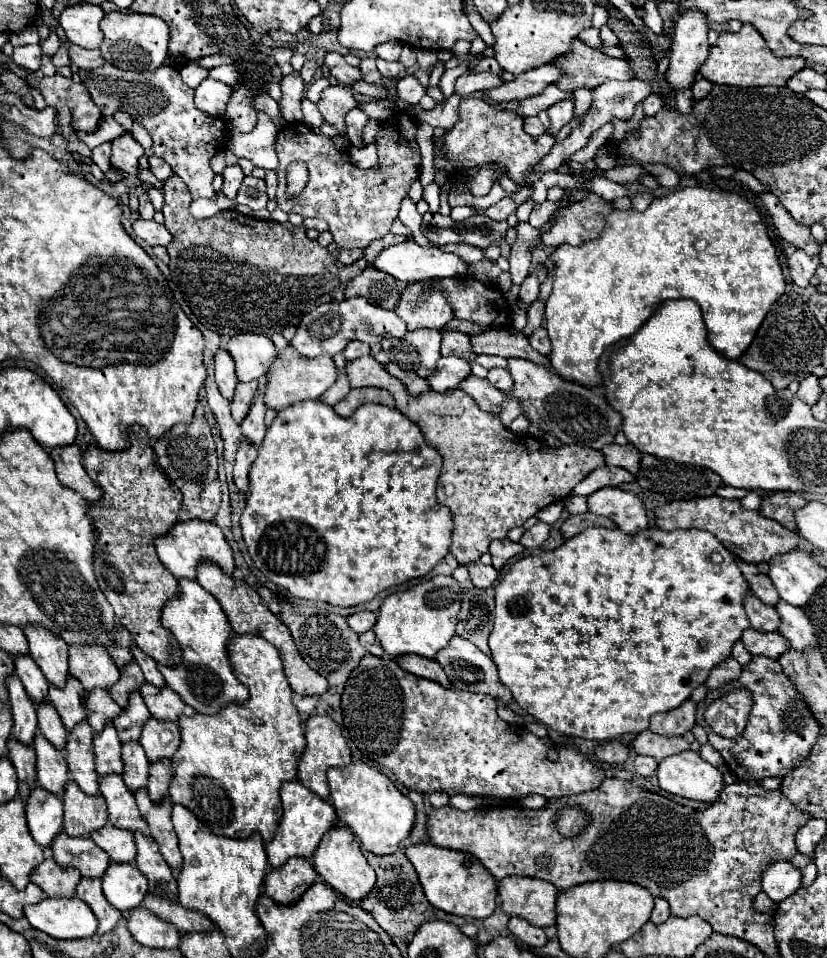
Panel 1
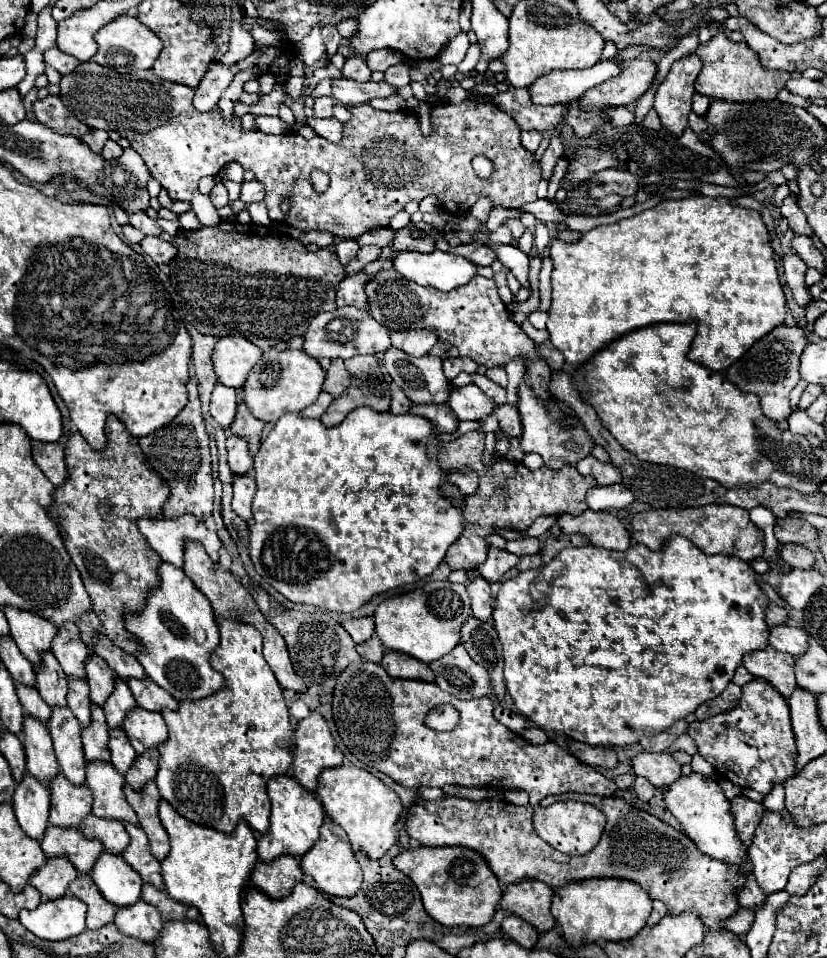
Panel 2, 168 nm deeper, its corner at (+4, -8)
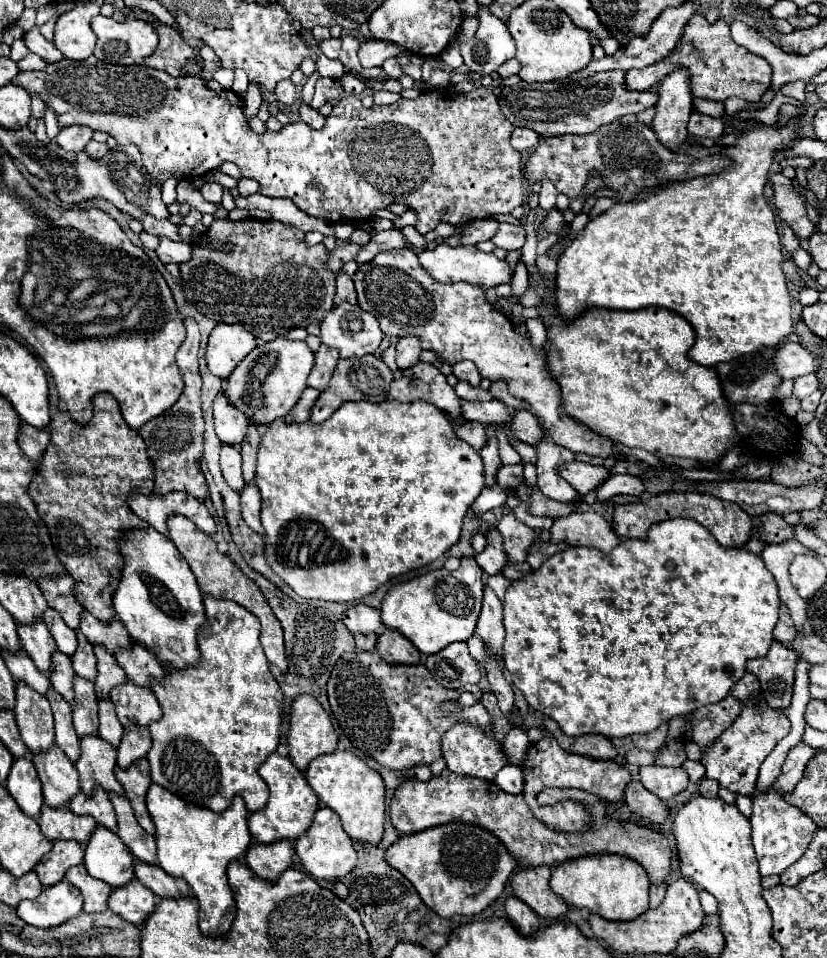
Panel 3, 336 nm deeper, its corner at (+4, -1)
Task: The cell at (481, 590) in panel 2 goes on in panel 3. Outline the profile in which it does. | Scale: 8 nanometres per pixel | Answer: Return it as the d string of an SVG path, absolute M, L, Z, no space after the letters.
M485 585L485 589L483 589L483 607L481 607L481 615L479 615L475 631L481 635L481 639L489 647L489 651L499 655L499 659L501 659L503 639L505 639L503 605L489 585Z

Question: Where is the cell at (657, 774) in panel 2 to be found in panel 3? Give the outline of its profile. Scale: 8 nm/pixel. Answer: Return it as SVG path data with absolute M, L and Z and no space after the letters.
M649 765L649 767L641 767L639 775L641 775L641 783L651 793L655 793L661 801L675 797L689 783L689 775L687 775L687 771L683 767Z

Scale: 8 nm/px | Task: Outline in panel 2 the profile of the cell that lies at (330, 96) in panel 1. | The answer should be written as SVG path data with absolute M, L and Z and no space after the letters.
M319 96L319 98L315 98L315 104L313 104L315 116L319 116L319 118L331 118L331 108L333 108L333 98L331 96Z

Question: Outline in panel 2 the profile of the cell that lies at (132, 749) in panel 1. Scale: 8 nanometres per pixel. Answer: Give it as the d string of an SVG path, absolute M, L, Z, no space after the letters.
M121 728L109 730L109 752L111 752L111 764L125 774L127 768L135 762L135 750L131 748L125 732Z

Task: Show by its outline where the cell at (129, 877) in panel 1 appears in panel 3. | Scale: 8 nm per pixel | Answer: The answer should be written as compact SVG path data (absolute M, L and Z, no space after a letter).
M97 827L85 847L85 867L91 877L109 883L111 887L123 887L133 877L133 855L117 837L117 833Z

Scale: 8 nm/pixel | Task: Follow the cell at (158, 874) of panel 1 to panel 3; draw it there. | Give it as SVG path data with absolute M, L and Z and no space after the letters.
M109 793L113 809L117 813L119 819L119 827L117 827L117 835L119 839L125 843L125 847L133 853L135 859L153 865L157 863L157 845L155 845L155 837L149 835L145 829L141 829L141 825L137 823L133 809L127 801L127 797L119 797L115 793Z

